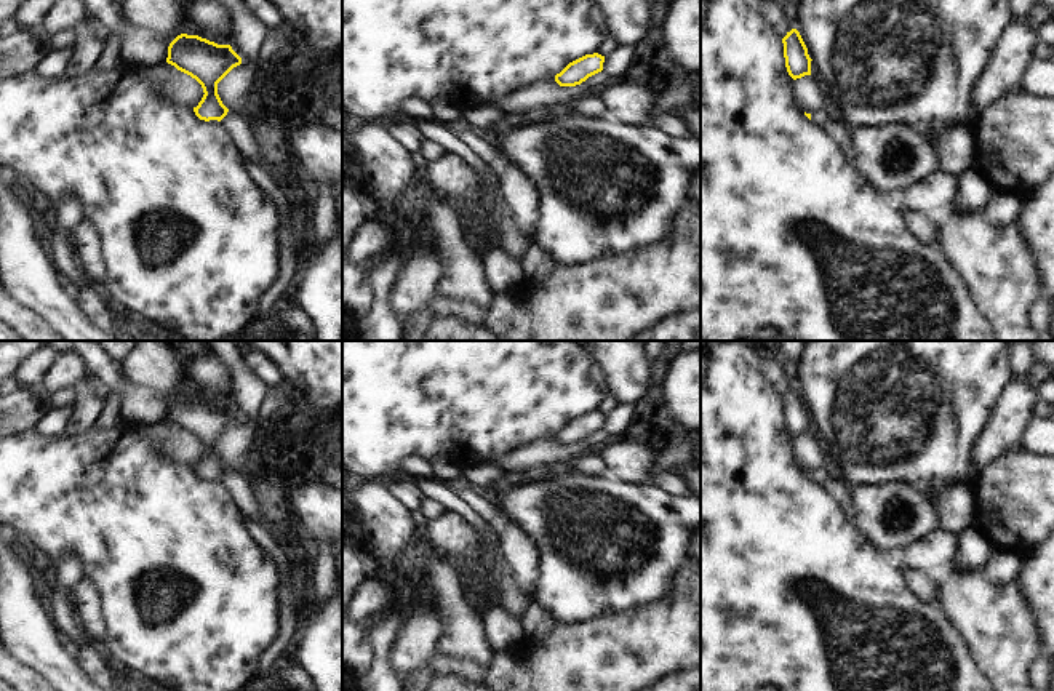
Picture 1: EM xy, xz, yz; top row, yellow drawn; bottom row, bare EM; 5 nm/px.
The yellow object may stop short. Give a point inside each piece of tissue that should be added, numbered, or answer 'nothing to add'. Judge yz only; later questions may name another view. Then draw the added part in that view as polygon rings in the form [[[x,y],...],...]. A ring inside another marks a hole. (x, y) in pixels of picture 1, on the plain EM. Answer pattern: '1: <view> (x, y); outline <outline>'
1: yz (822, 475); outline [[[827,465],[816,472],[811,472],[811,480],[820,486],[824,486],[832,477],[833,477],[833,473]]]

